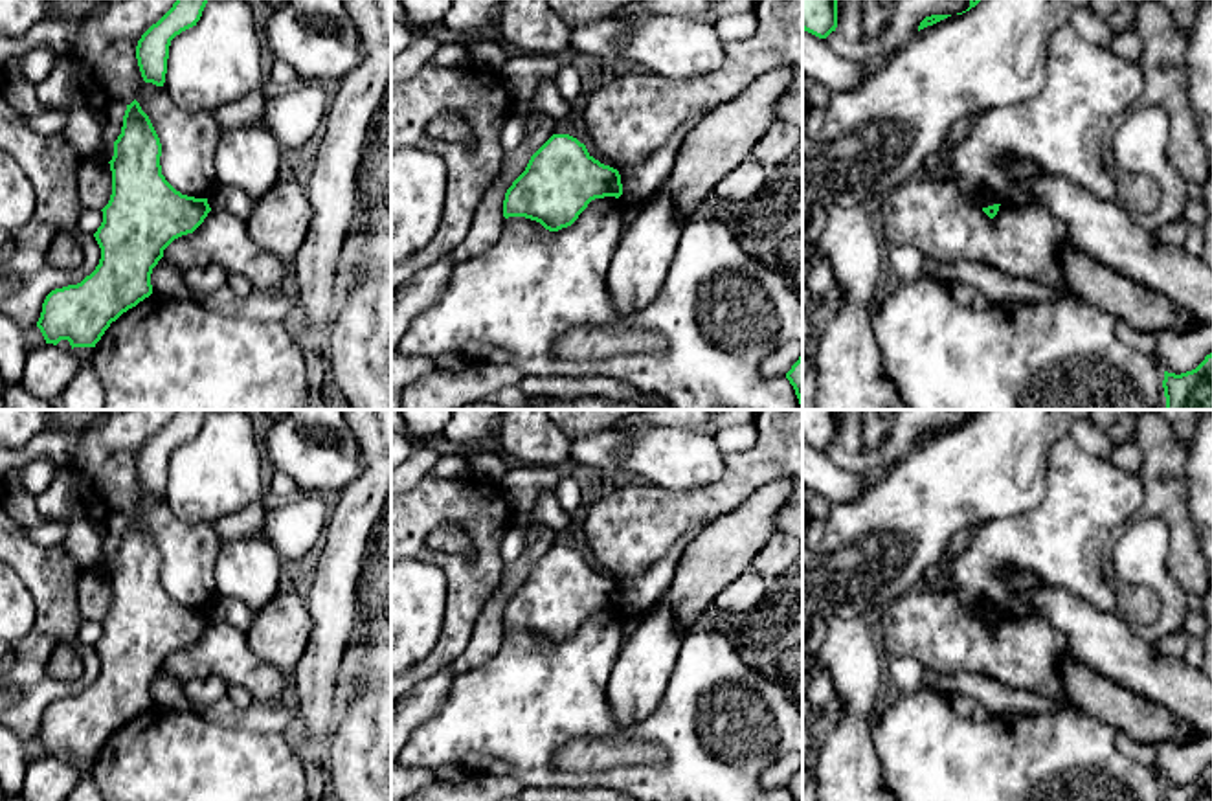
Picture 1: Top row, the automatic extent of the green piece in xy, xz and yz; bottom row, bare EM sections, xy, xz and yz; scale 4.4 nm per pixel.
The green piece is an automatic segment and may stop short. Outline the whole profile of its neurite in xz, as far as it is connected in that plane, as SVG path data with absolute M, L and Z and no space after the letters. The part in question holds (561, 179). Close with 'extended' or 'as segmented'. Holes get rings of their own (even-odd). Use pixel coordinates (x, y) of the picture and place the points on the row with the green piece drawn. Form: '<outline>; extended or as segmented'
M553 134L505 193L503 217L525 217L549 231L571 226L595 198L623 195L617 169L595 160L569 134Z; as segmented

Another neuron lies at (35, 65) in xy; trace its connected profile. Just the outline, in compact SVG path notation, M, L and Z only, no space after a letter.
M35 48L17 57L15 64L7 64L6 72L37 85L48 77L57 59L59 55L51 48Z

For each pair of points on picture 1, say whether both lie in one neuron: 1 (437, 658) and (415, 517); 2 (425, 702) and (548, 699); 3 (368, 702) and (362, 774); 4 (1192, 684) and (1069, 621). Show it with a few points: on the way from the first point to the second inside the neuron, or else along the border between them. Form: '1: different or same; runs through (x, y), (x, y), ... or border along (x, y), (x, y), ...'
1: same; runs through (458, 621), (458, 577), (439, 559), (426, 553)
2: different; border along (456, 676), (443, 706), (412, 732)
3: same; runs through (368, 721), (368, 755)
4: same; runs through (1161, 678), (1100, 640)

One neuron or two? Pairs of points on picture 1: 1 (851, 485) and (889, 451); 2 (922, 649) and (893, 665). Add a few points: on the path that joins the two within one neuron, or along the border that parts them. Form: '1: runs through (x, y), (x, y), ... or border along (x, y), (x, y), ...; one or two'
1: border along (825, 451), (843, 469), (862, 473); two
2: border along (886, 658), (913, 656), (928, 671); two

